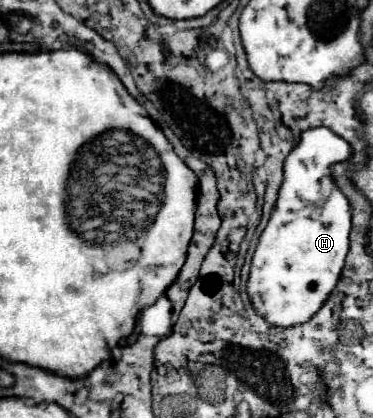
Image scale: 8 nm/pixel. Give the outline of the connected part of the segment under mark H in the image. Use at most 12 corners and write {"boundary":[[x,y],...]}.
{"boundary":[[302,132],[247,282],[272,326],[314,318],[352,214],[330,166],[350,144]]}

